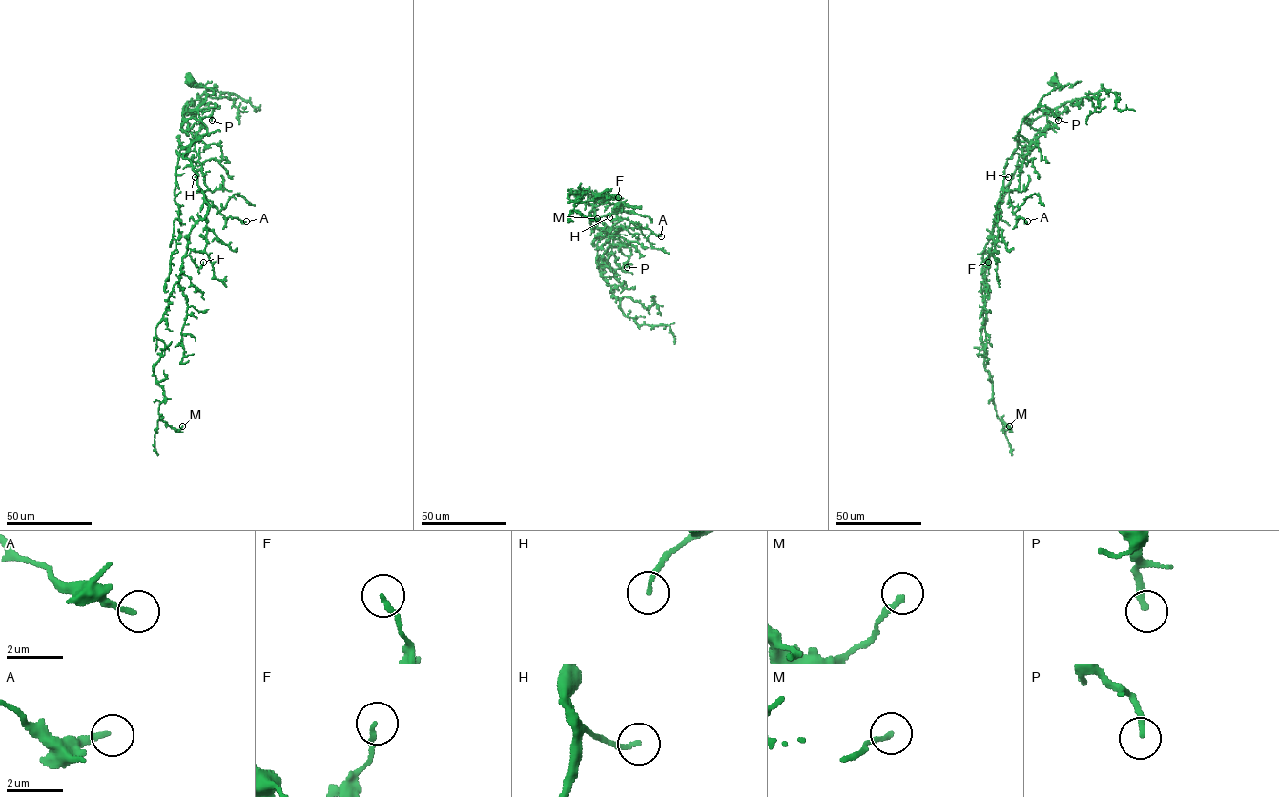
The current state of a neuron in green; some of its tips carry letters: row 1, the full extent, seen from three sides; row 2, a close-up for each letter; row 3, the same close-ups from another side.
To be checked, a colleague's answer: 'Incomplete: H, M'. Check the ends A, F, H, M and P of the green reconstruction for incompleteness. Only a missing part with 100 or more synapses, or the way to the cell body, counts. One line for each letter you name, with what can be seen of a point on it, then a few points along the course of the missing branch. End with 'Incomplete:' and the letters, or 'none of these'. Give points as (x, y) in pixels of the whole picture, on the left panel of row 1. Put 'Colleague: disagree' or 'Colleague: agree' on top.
Colleague: disagree
H: place (195, 177); course (195, 177), (190, 177), (187, 182), (185, 204), (199, 207), (215, 223)
P: place (212, 120); course (212, 120), (214, 129), (223, 137), (227, 150), (250, 166), (265, 195), (269, 212)
Incomplete: H, P

